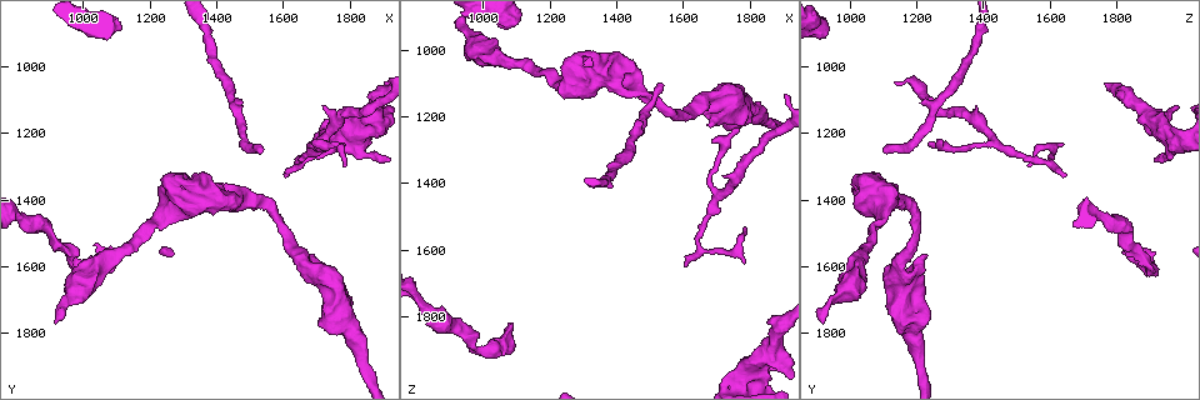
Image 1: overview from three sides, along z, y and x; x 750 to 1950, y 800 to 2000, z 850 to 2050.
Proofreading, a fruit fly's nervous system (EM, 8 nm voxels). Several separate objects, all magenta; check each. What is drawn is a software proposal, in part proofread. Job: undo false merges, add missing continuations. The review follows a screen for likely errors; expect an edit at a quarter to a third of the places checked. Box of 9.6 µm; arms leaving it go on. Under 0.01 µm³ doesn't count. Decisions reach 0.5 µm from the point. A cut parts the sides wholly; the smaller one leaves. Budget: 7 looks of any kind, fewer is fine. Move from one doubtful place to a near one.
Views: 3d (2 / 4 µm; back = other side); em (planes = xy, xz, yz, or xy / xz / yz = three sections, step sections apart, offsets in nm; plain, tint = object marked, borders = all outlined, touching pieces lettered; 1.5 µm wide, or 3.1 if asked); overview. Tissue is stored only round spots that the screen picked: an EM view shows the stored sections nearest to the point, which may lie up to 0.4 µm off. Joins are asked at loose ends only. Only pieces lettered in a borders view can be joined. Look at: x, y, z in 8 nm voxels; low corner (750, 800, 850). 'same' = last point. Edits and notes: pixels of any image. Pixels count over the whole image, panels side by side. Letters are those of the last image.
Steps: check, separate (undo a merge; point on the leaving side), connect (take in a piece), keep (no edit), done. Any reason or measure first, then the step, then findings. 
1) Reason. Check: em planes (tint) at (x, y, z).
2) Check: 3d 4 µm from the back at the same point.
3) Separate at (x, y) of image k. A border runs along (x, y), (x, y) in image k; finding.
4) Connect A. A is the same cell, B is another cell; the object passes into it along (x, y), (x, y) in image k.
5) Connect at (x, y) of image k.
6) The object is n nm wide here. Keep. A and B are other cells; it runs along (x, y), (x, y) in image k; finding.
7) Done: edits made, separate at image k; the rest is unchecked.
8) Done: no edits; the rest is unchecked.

A narrow waist. Check: 3d 2 µm at (1200, 1470, 1070).

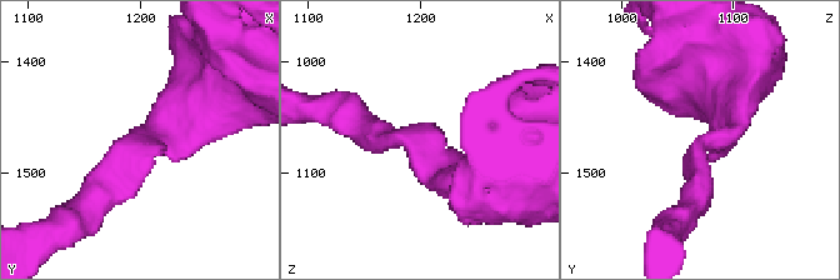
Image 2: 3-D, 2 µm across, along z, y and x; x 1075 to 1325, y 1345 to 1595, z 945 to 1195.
The arms are 220, 440 nm wide; need the tissue. Check: em xz step 4 (borders) at (1196, 1474, 1076).

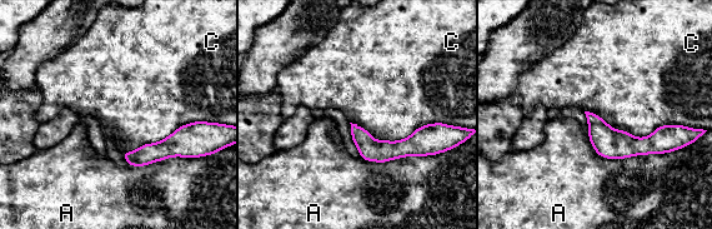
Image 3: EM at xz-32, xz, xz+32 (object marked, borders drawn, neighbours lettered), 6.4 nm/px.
Keep. A and C are other cells; it runs along (590, 115), (617, 144), (671, 129) in image 3; continuous, no second cell.

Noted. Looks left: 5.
Free end. Check: em planes (borders) at (1530, 1250, 1100).

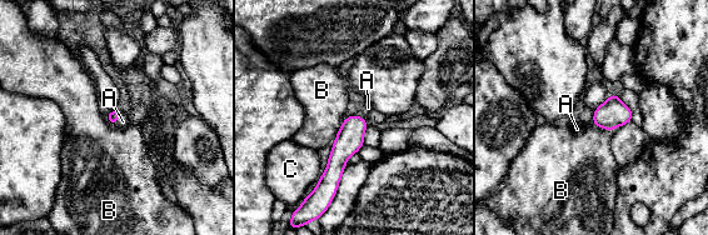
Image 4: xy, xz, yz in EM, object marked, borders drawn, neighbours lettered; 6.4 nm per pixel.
Connect A. A is the same cell, B and C are other cells; the object passes into it along (113, 116), (118, 118), (123, 121) in image 4; it goes on there.

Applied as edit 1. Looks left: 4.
Thick end. Check: 3d 4 µm at (1060, 890, 940).

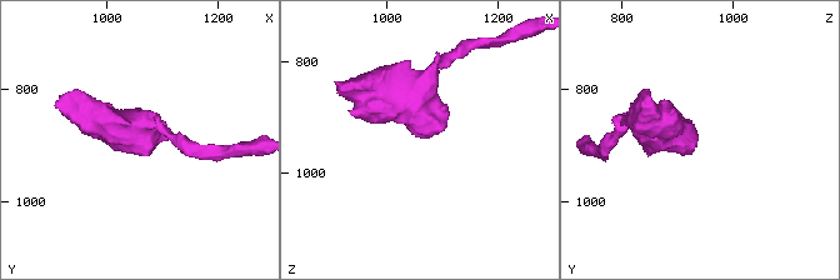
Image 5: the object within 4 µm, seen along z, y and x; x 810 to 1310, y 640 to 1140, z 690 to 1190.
Shape alone is not enough. Check: em xz step 4 (borders) at (1060, 885, 935).

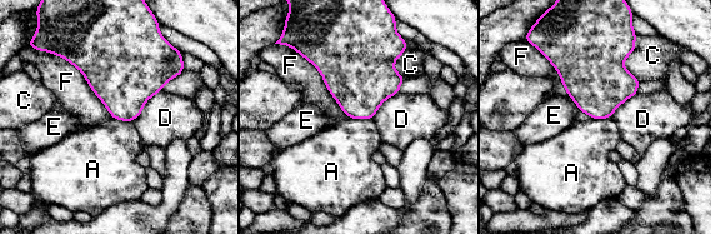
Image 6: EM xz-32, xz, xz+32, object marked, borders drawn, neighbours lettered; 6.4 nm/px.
The longest contact is with F, 550 nm. Keep. A, C, D, E and F are other cells; a border runs along (59, 55), (81, 73), (113, 119) in image 6; none of them fits.

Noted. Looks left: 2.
Done: edits made, connect at image 4; the rest is unchecked.

